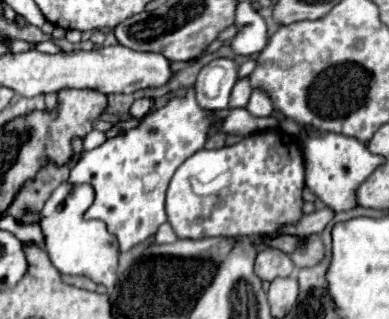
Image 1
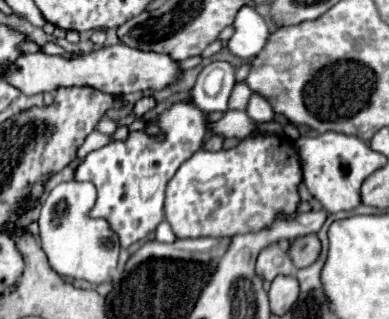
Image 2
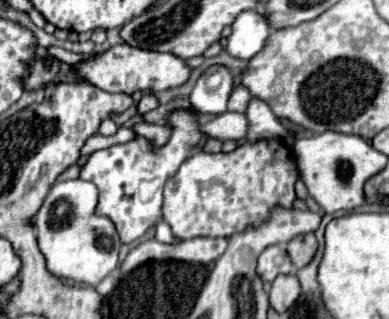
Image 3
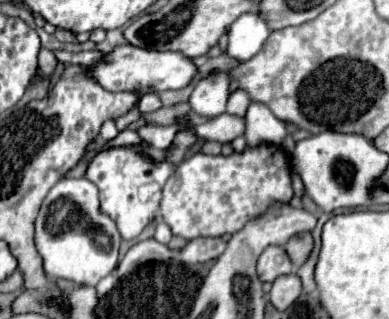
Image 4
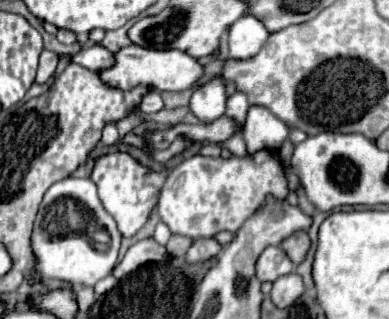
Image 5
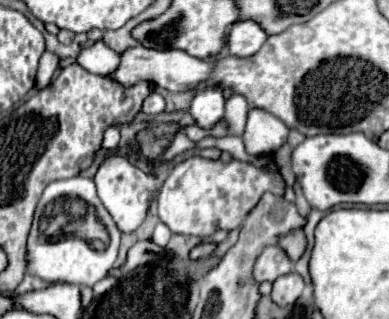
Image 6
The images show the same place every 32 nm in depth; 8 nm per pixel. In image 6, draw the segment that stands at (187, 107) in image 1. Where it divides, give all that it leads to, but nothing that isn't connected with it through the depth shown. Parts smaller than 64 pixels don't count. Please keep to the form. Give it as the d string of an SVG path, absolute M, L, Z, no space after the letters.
M122 156L108 158L100 166L100 170L96 172L94 182L96 182L96 188L100 190L100 200L102 200L104 208L112 214L114 222L118 224L118 228L122 232L134 232L142 224L142 220L144 220L146 212L148 212L148 206L150 206L152 198L154 198L156 190L160 188L160 180L144 174L142 170L138 170L136 166L132 166Z

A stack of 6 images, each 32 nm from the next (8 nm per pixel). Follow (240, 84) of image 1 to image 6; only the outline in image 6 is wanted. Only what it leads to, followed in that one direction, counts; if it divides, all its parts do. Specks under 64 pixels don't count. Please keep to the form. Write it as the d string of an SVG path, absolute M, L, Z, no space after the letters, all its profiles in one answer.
M232 94L226 100L226 112L224 112L224 122L226 122L228 134L242 136L246 118L248 118L248 102L240 94Z

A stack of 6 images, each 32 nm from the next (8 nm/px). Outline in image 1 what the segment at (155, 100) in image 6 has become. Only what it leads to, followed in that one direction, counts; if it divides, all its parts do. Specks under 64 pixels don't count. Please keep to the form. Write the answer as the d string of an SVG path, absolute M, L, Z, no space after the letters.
M140 98L140 100L136 100L136 102L132 104L130 114L132 114L134 118L144 118L152 106L154 106L154 100L152 100L152 98Z

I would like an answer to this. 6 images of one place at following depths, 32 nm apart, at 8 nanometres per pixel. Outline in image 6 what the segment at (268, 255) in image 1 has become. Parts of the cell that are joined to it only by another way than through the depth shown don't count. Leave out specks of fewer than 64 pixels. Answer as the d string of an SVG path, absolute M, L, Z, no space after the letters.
M266 246L254 264L254 278L258 282L274 282L278 276L292 272L294 262L288 260L288 254L280 246Z

